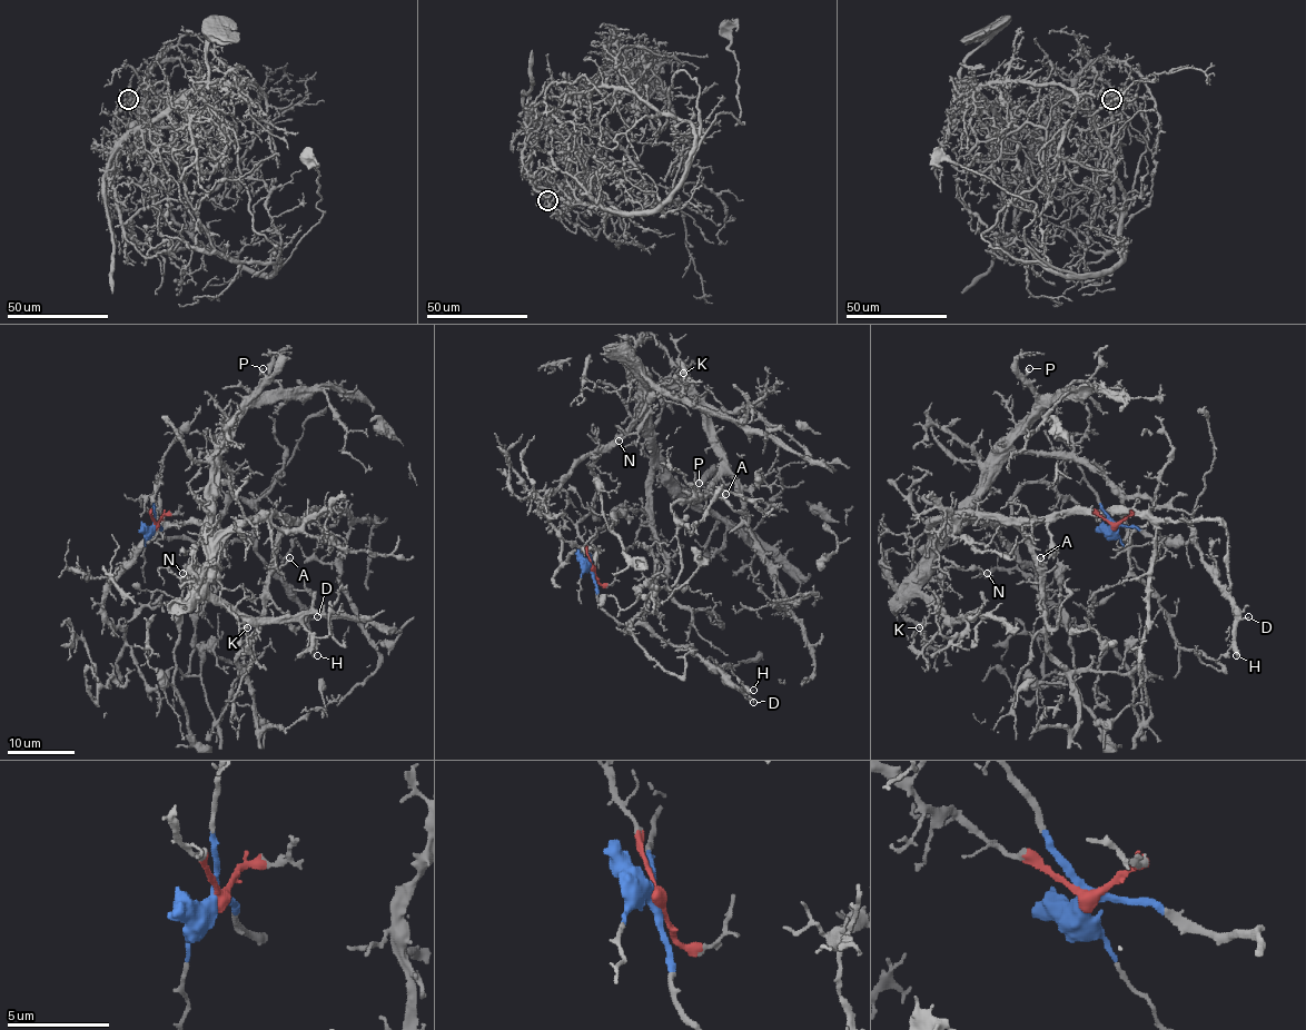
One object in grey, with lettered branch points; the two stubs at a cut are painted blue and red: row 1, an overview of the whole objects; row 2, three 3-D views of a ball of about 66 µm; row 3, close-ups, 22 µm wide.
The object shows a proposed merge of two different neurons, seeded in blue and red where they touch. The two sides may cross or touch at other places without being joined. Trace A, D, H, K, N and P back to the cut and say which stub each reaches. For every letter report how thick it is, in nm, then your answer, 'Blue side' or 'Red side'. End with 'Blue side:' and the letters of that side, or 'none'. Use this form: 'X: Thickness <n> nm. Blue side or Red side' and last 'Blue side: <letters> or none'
A: Thickness 170 nm. Red side
D: Thickness 160 nm. Blue side
H: Thickness 400 nm. Blue side
K: Thickness 130 nm. Red side
N: Thickness 130 nm. Red side
P: Thickness 200 nm. Red side
Blue side: D, H

